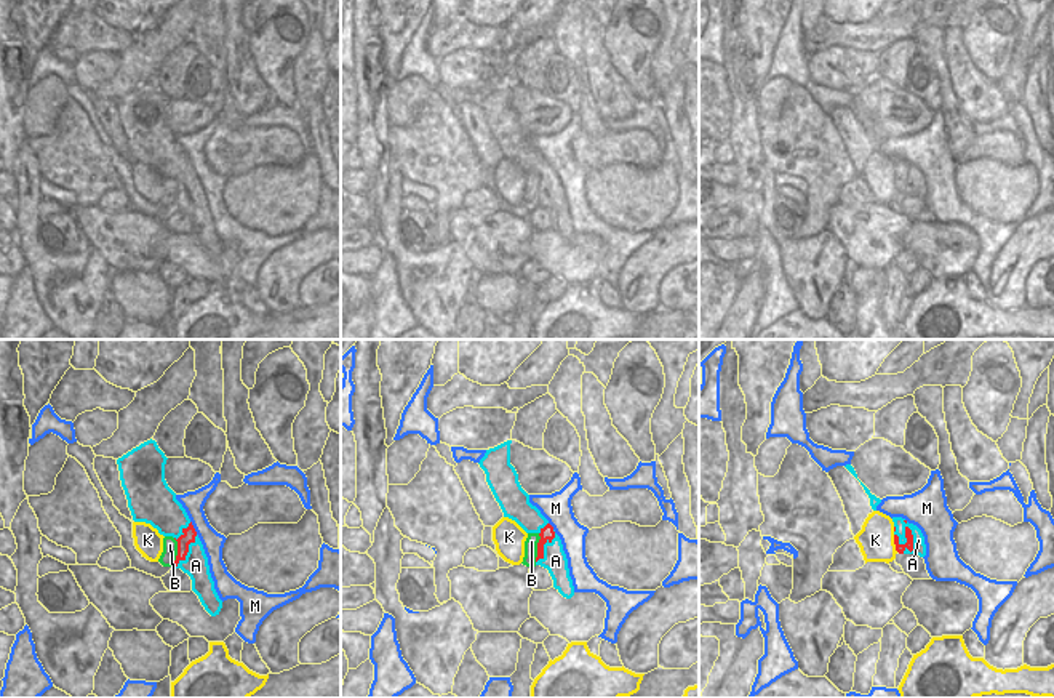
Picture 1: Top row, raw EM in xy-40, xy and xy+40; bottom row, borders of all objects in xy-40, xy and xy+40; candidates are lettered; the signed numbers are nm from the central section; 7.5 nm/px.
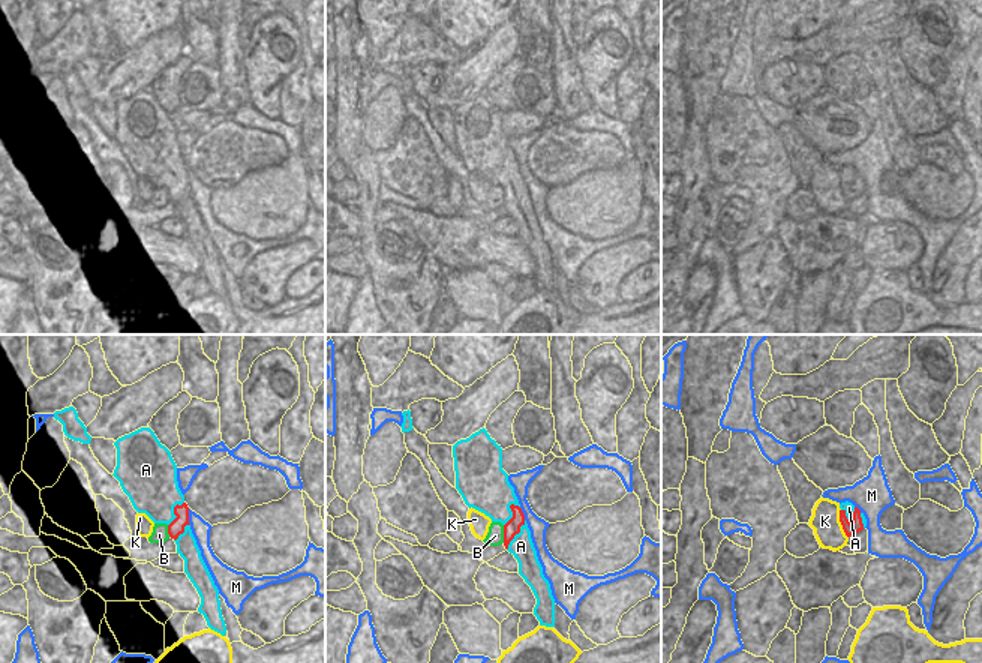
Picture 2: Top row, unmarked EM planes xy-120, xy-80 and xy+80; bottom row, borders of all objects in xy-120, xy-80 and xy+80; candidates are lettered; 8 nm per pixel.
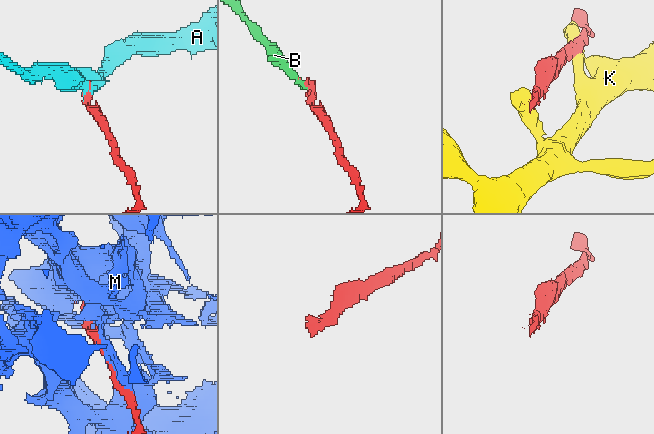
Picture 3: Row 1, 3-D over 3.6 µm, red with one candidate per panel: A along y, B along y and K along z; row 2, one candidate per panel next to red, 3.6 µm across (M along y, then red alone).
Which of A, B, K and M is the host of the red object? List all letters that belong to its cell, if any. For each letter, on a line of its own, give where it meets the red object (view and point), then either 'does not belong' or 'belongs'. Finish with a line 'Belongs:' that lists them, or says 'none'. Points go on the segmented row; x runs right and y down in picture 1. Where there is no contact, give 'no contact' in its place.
A: meets red in xy+40 at (912, 537); does not belong
B: meets red in xy-40 at (178, 553); belongs
K: meets red in xy+40 at (894, 543); does not belong
M: meets red in xy-40 at (192, 527); does not belong
Belongs: B

